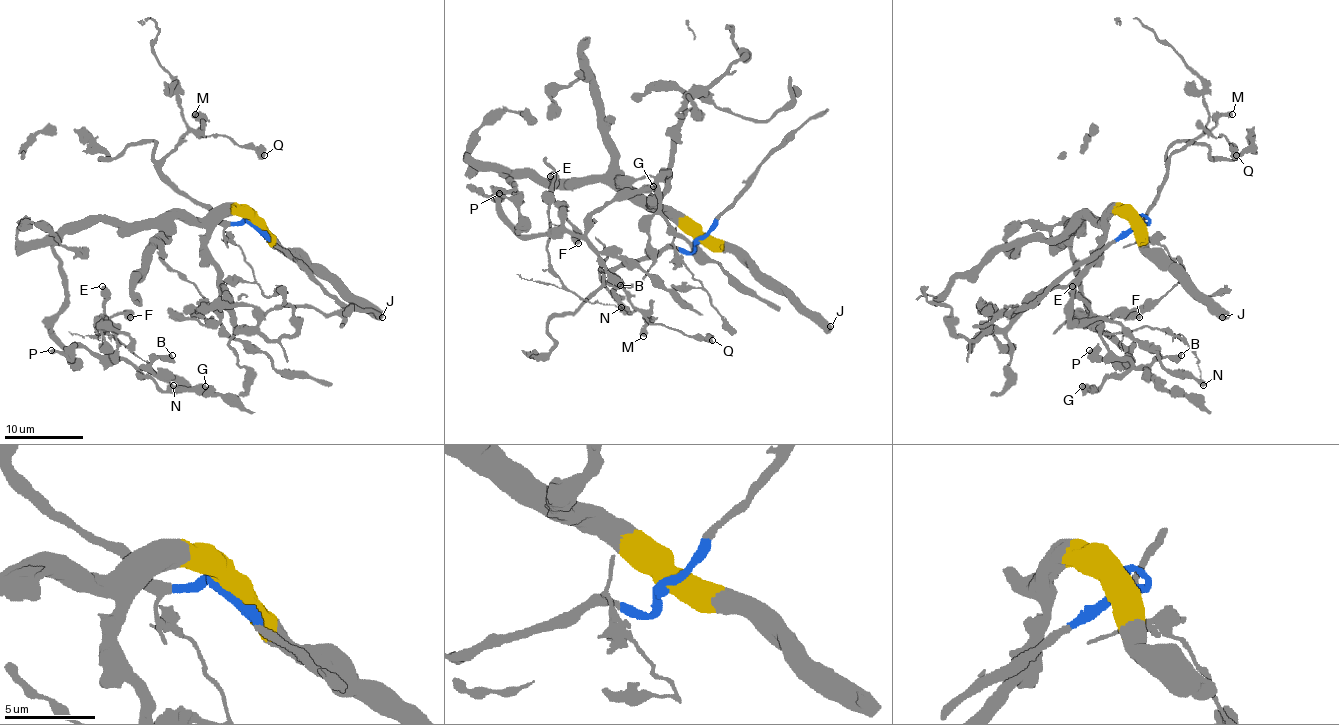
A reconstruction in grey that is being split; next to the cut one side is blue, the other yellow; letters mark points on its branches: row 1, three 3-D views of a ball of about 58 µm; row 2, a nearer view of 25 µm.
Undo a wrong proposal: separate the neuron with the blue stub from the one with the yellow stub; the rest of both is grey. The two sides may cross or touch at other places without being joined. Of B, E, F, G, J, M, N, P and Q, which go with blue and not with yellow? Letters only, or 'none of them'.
M, Q

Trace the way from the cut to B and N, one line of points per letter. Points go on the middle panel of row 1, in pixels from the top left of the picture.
B: (699, 240), (618, 187), (502, 173), (512, 189), (500, 214), (514, 228), (571, 232), (620, 285)
N: (699, 240), (618, 187), (502, 173), (500, 214), (535, 236), (563, 205), (549, 207), (549, 270), (620, 307)

